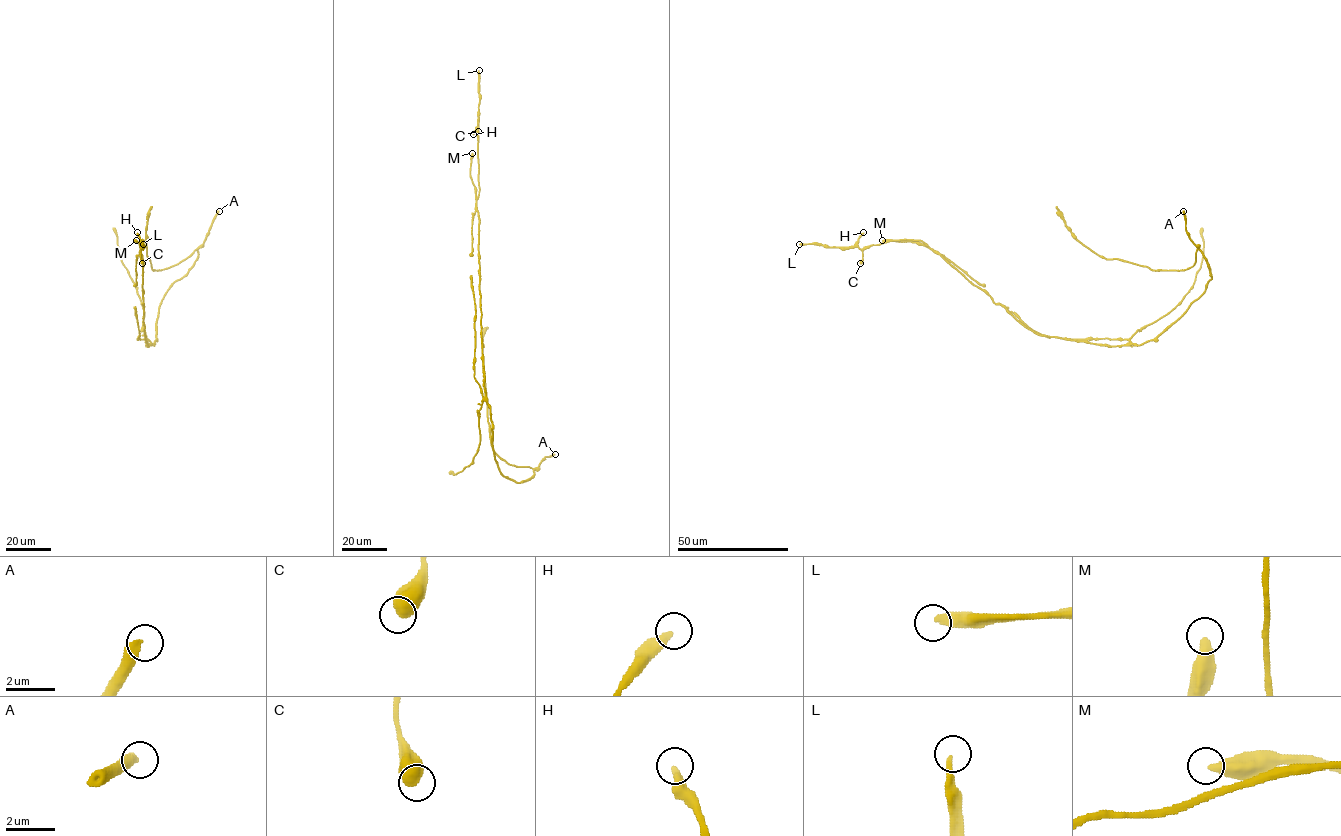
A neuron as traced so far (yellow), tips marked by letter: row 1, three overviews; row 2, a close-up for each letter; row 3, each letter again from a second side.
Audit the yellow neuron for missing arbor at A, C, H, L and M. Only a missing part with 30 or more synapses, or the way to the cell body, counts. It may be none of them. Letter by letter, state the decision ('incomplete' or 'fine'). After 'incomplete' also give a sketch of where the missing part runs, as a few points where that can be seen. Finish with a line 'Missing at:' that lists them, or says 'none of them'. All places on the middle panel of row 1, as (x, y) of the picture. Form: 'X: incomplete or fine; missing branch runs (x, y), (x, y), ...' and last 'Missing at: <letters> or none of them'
A: incomplete
C: fine
H: fine
L: fine
M: fine
Missing at: A

